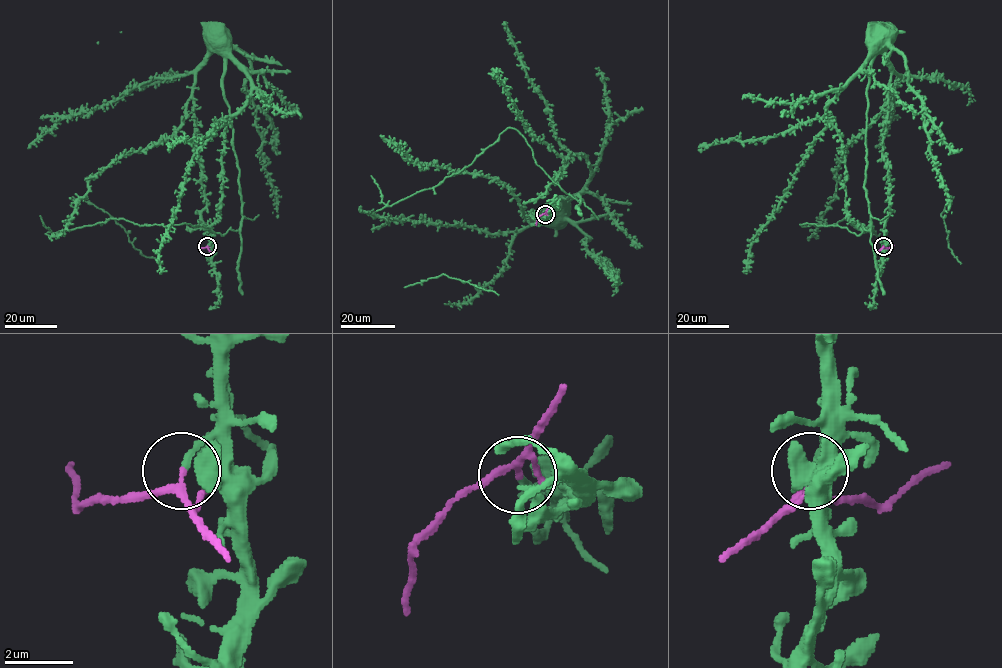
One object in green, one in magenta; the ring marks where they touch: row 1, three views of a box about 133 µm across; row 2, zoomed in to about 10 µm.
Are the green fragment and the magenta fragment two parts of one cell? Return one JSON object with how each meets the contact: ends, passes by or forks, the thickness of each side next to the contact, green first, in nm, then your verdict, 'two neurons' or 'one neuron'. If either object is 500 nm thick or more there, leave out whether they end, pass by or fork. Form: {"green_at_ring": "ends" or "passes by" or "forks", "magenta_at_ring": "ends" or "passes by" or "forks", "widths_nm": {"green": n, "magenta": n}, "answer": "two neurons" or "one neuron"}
{"green_at_ring": "ends", "magenta_at_ring": "passes by", "widths_nm": {"green": 170, "magenta": 160}, "answer": "two neurons"}

